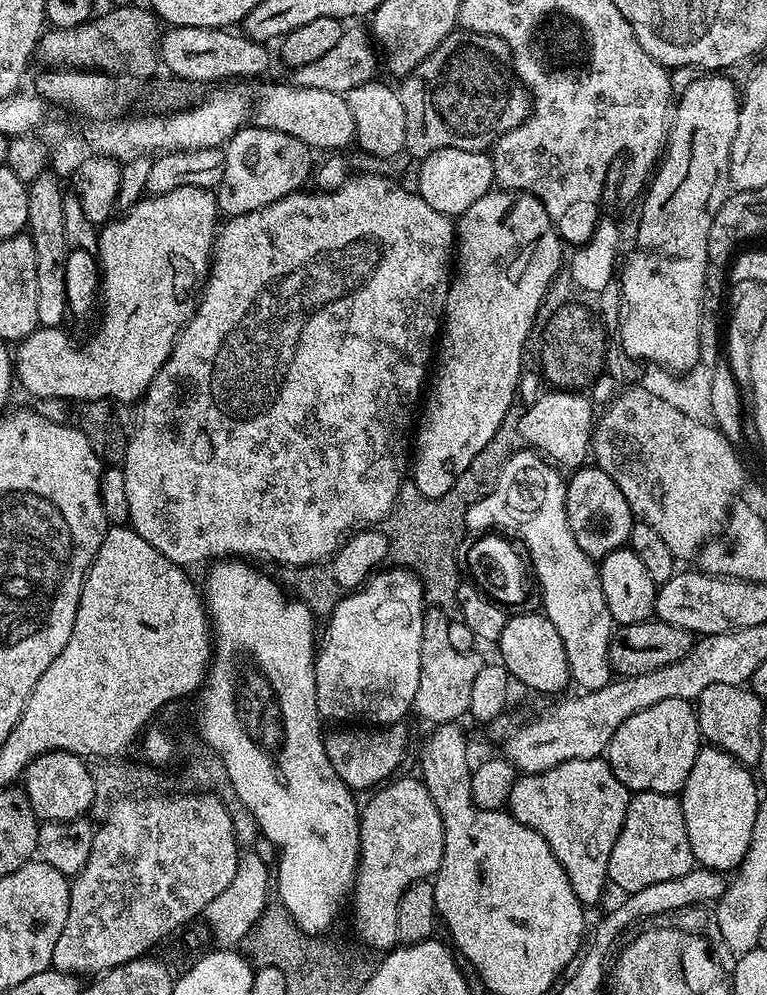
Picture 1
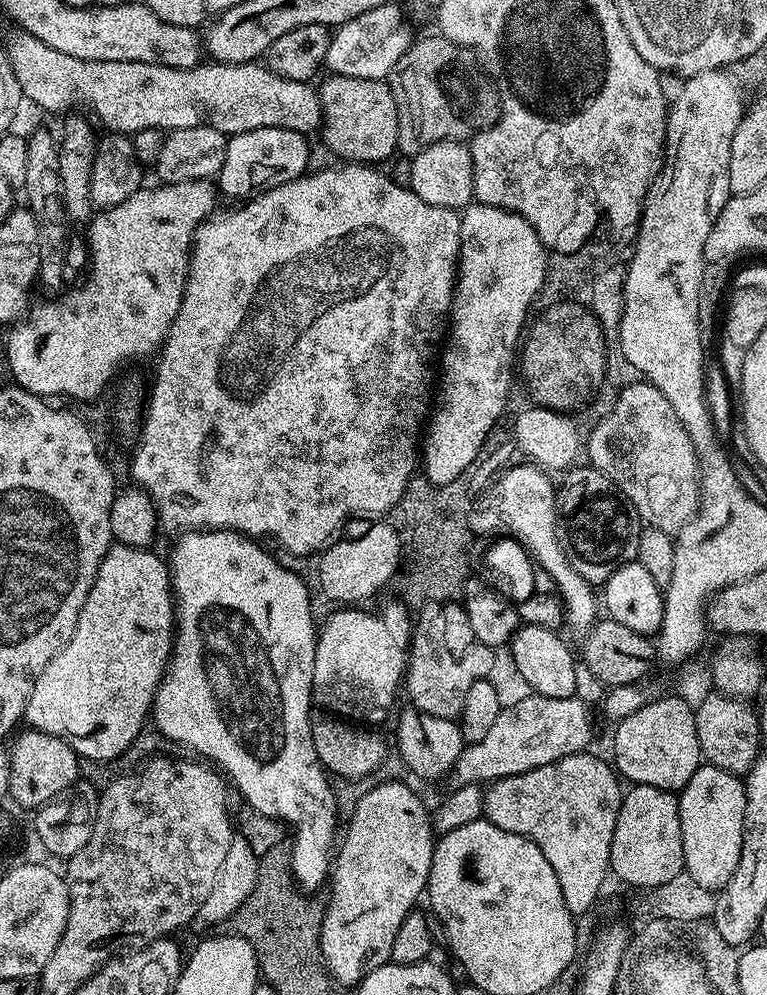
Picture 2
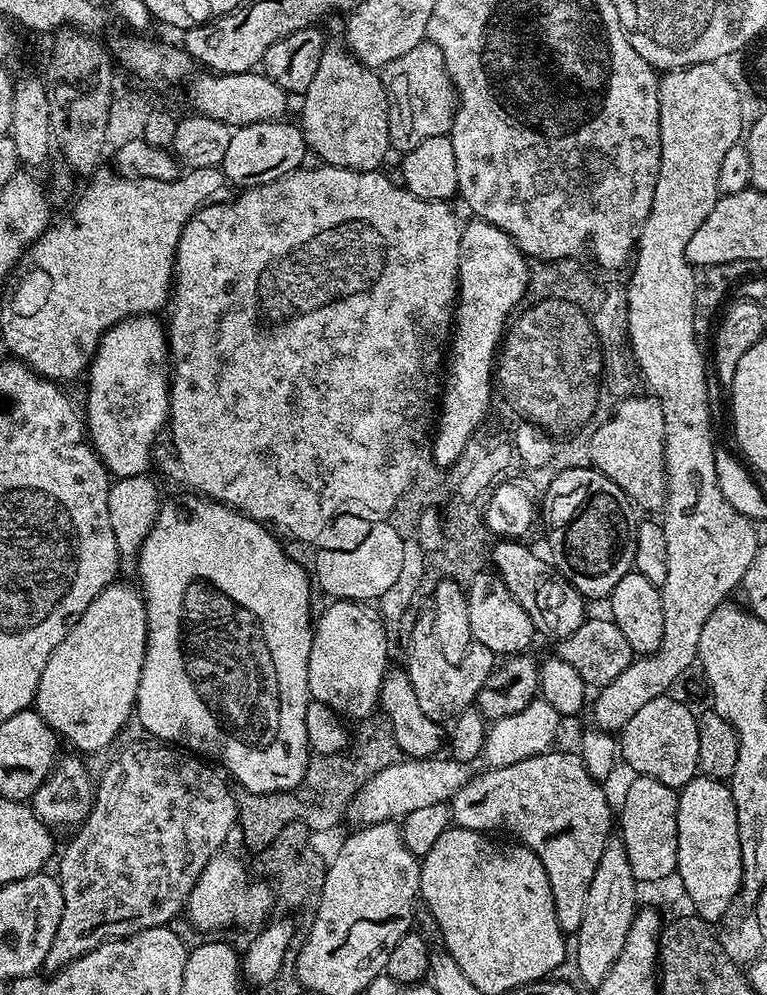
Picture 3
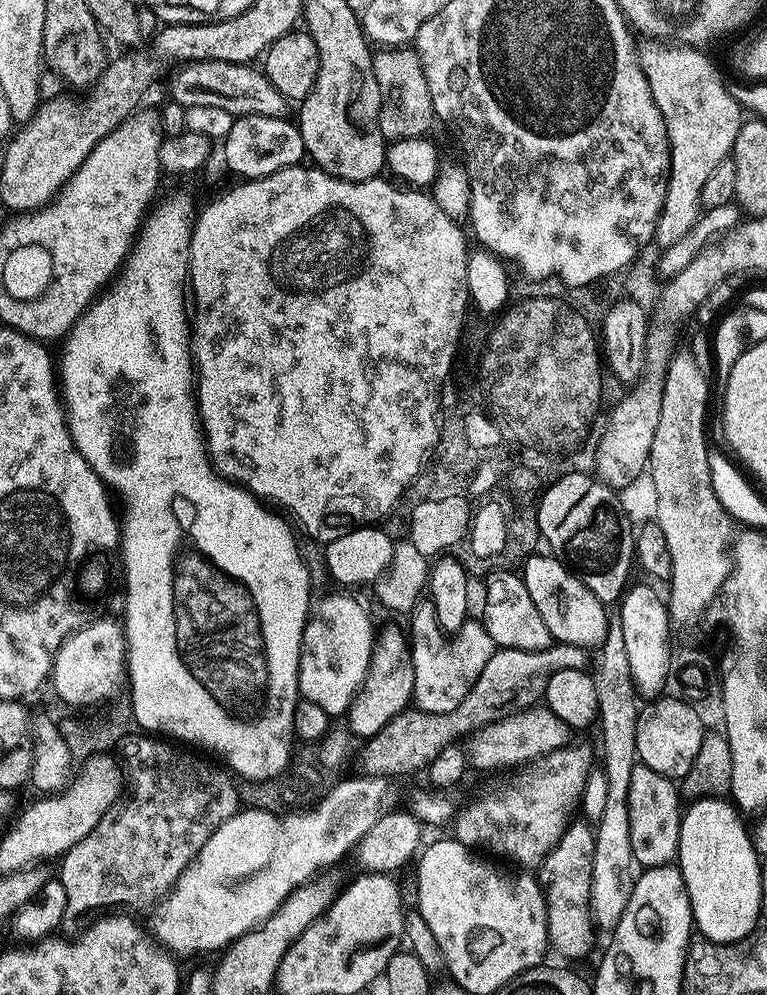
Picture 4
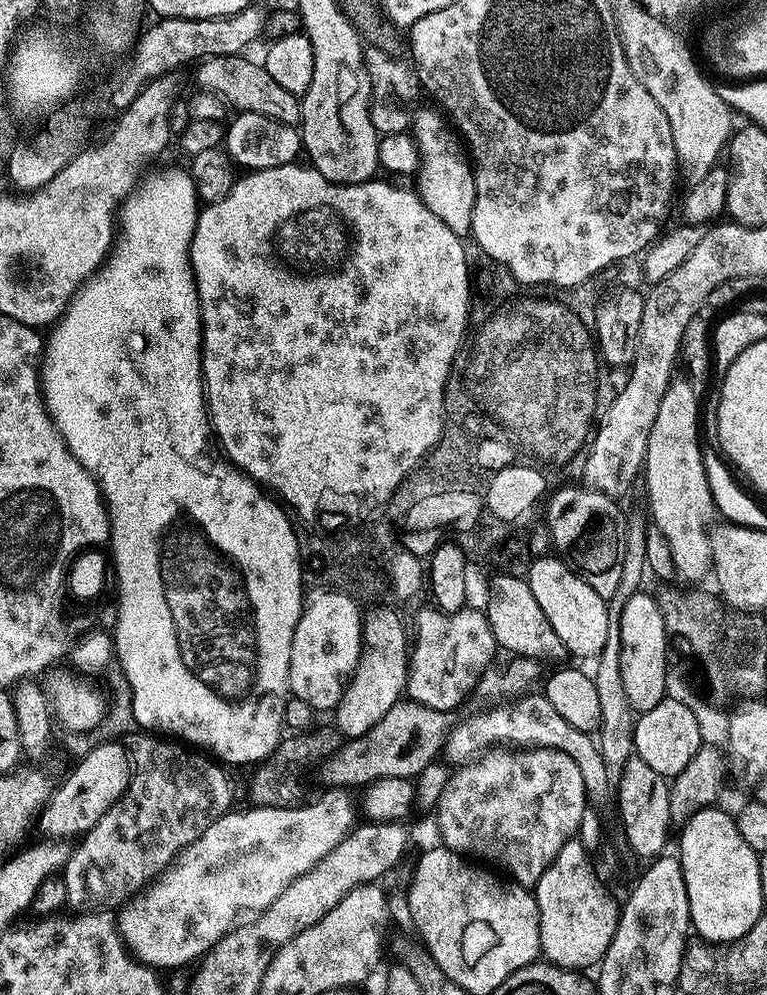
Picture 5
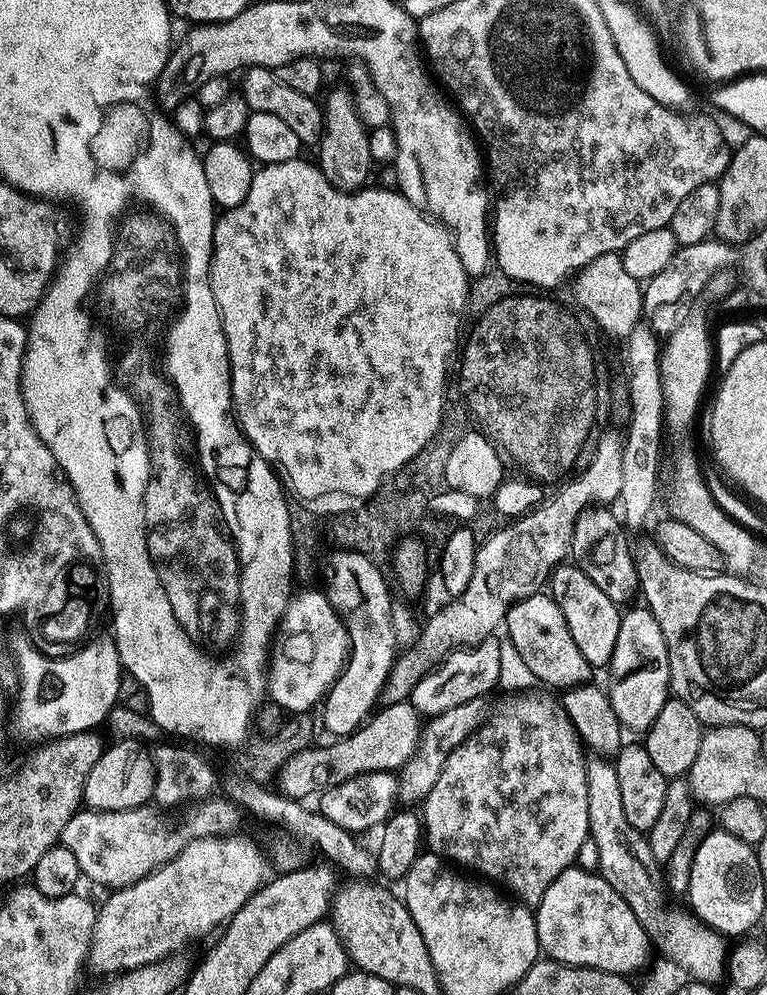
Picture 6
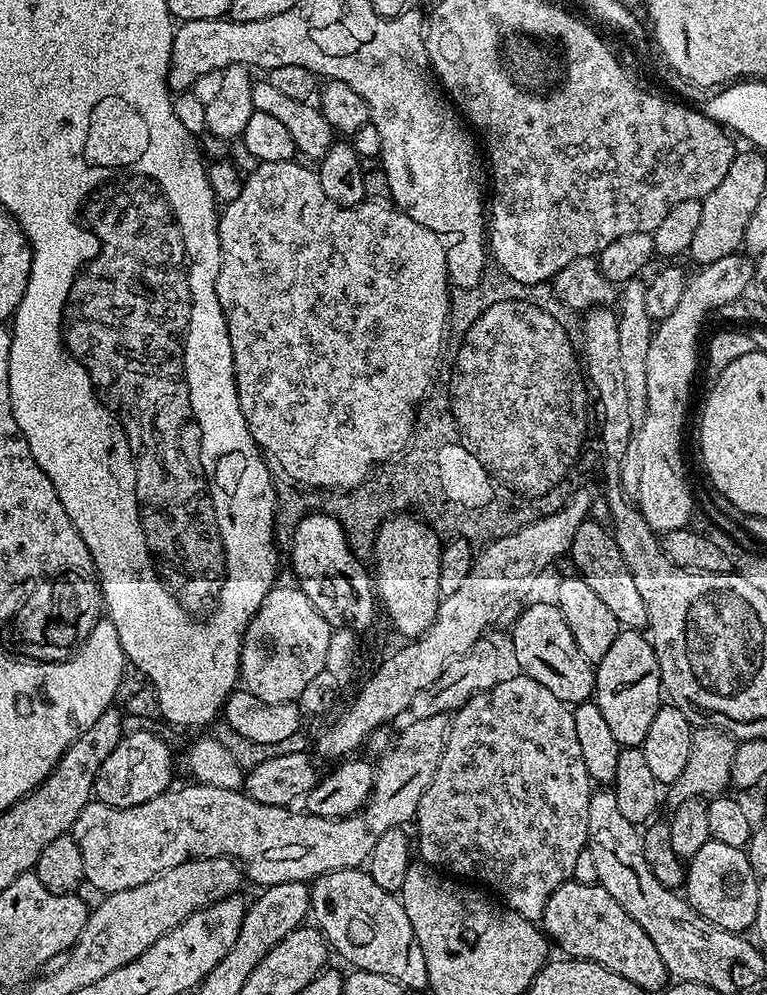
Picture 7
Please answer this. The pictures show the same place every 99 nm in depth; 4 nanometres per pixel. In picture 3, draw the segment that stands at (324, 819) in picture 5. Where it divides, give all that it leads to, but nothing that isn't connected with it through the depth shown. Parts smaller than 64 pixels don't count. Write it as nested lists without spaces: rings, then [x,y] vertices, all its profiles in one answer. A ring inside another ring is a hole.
[[[401,758],[396,764],[386,766],[370,778],[361,789],[358,790],[352,803],[348,807],[347,819],[357,820],[357,825],[381,824],[383,820],[395,821],[397,818],[409,816],[414,810],[422,810],[422,806],[434,806],[435,804],[448,804],[452,796],[466,786],[468,779],[474,775],[472,764],[464,764],[460,760],[451,758]],[[217,854],[212,857],[188,896],[187,919],[191,920],[201,933],[216,932],[219,928],[232,928],[235,924],[252,924],[260,919],[263,921],[263,916],[272,908],[272,902],[274,906],[273,889],[263,879],[253,878],[250,872],[248,877],[242,861],[224,855]]]

